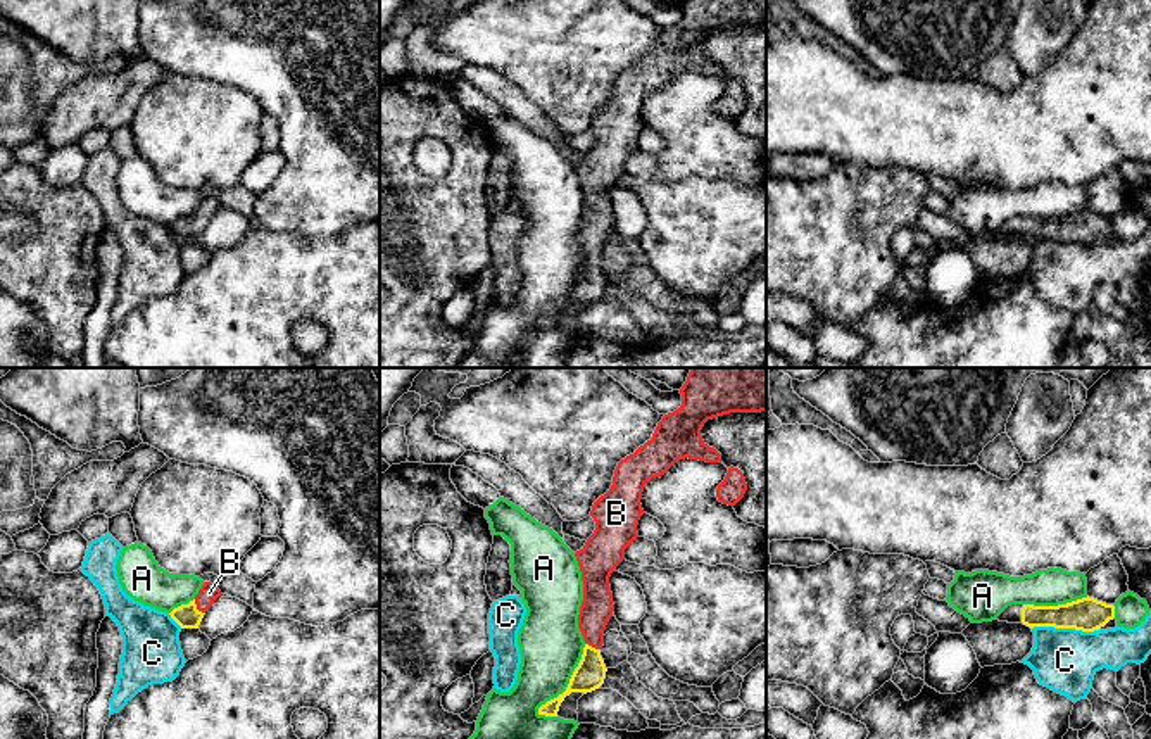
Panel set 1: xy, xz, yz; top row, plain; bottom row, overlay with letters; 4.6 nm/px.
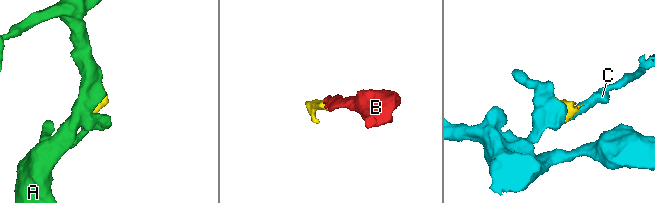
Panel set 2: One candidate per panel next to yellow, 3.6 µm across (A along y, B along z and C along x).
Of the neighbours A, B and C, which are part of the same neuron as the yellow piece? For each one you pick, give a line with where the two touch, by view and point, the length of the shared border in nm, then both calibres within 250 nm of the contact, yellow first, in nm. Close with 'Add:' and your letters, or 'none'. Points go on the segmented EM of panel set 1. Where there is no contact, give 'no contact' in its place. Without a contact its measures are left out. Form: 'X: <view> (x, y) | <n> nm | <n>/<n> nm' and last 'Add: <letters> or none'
B: xy (195, 608) | 90 nm | 110/90 nm
Add: B

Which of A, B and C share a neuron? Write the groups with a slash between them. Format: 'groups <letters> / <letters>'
groups A / B / C

